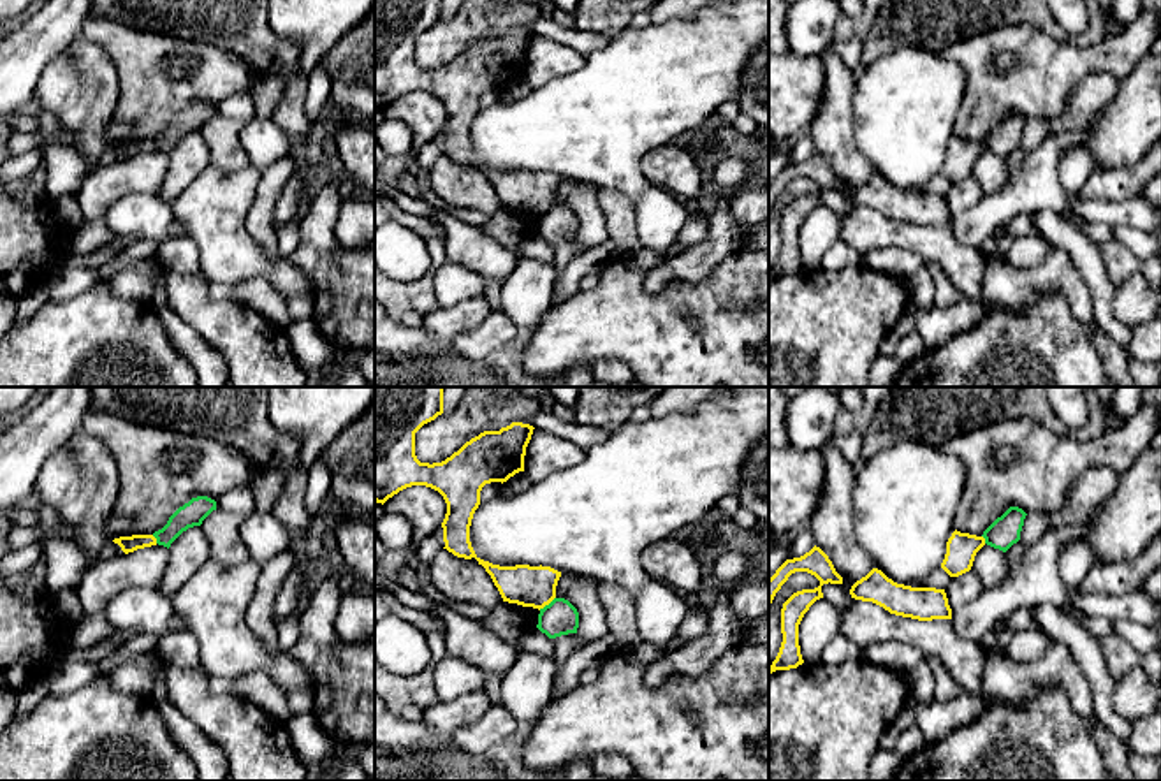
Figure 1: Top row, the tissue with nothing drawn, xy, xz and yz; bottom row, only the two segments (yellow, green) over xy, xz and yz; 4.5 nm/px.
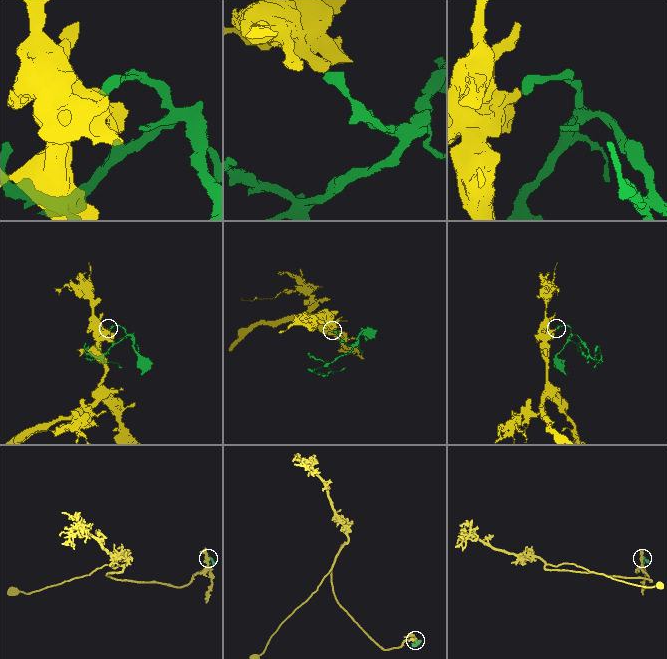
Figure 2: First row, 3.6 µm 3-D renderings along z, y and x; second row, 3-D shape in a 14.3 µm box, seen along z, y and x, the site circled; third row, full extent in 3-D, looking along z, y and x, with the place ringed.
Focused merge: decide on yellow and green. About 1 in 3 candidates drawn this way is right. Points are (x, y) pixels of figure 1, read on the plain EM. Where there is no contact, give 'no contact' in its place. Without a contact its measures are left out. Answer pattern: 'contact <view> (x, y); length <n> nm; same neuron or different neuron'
contact xz (546, 210); length 100 nm; different neuron

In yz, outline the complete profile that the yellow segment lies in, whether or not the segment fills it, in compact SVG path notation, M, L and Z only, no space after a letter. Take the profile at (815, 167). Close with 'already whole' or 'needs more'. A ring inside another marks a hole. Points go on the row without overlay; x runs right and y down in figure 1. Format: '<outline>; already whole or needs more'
M813 153L800 164L786 165L776 179L769 185L769 213L781 195L781 192L788 186L788 183L795 178L807 178L820 186L820 192L814 195L802 195L793 199L781 215L781 239L783 248L779 259L772 271L769 273L769 280L776 276L790 276L797 274L804 269L799 252L799 230L809 213L823 204L821 192L823 190L843 190L843 183L836 178L829 162L820 155Z; already whole

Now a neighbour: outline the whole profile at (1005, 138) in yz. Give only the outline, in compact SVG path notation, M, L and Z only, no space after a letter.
M1010 113L1001 123L997 123L985 137L985 150L1006 158L1013 150L1020 146L1026 118L1019 113Z

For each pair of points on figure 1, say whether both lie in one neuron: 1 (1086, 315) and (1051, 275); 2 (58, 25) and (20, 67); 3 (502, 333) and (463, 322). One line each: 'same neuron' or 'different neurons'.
1: same neuron
2: same neuron
3: different neurons

